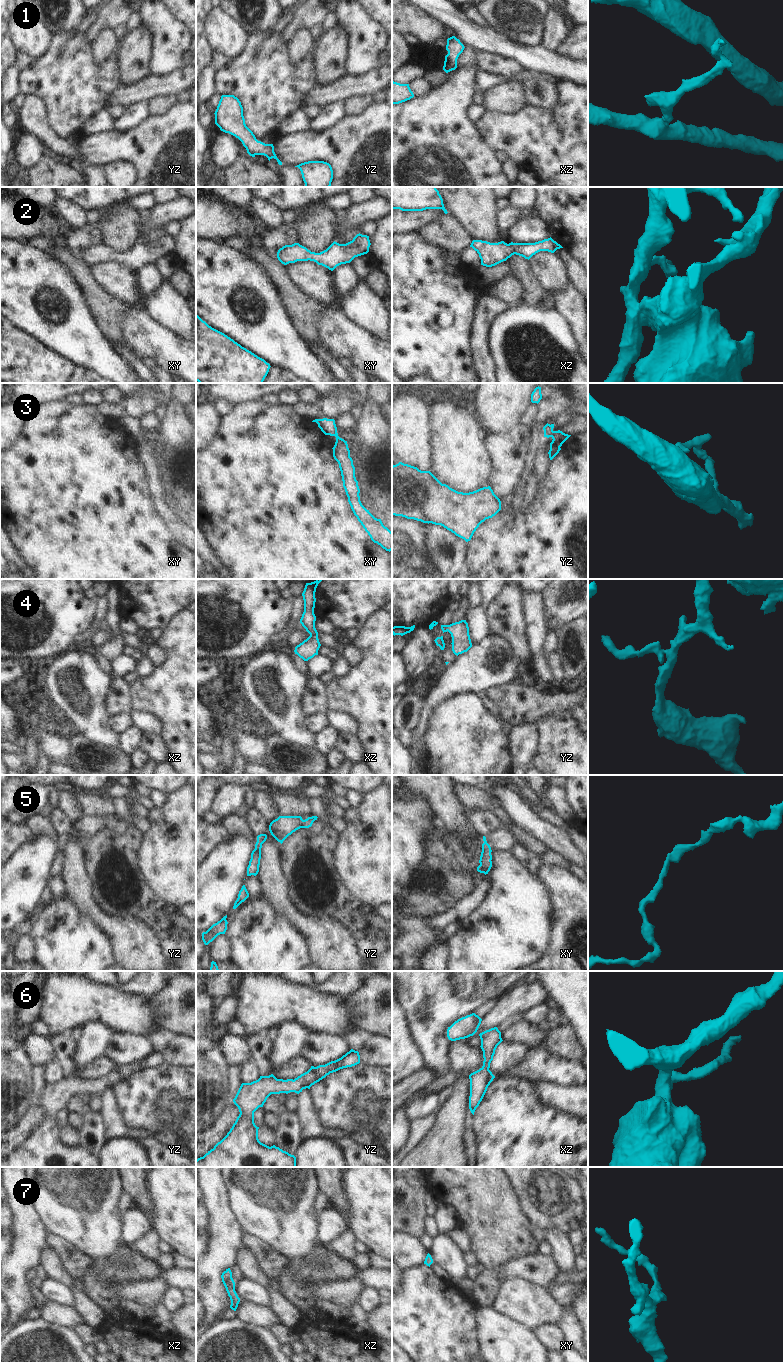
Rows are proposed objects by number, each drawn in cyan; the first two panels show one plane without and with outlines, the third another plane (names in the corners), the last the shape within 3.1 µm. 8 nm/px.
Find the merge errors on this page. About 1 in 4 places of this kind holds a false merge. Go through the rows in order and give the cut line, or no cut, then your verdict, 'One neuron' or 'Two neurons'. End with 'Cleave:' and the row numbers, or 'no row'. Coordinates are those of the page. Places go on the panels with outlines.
1: No split. One neuron
2: No split. One neuron
3: Split along yz (553, 431), (550, 436). Two neurons
4: No split. One neuron
5: No split. One neuron
6: No split. One neuron
7: No split. One neuron
Cleave: 3.

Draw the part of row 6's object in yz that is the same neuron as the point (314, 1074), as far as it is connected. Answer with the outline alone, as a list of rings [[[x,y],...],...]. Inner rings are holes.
[[[351,1049],[335,1061],[317,1067],[311,1066],[294,1080],[277,1079],[271,1074],[260,1076],[251,1083],[242,1083],[233,1099],[239,1109],[239,1116],[227,1135],[196,1160],[196,1167],[296,1167],[294,1155],[275,1145],[269,1147],[259,1141],[259,1127],[254,1123],[254,1112],[263,1107],[271,1094],[299,1094],[330,1073],[359,1063],[359,1052]]]

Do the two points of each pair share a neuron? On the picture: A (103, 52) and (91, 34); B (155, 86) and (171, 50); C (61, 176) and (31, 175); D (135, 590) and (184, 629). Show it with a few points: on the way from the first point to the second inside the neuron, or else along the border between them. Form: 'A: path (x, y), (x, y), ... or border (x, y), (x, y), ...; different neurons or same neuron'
A: border (112, 28), (103, 28), (92, 43); different neurons
B: border (182, 66), (166, 74), (150, 73); different neurons
C: path (54, 176), (38, 176); same neuron
D: border (185, 606), (162, 629); different neurons

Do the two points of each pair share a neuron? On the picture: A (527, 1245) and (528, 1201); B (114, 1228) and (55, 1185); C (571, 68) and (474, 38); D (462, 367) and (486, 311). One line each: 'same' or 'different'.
A: different
B: same
C: same
D: different

